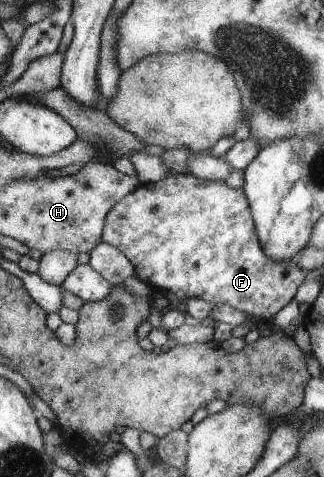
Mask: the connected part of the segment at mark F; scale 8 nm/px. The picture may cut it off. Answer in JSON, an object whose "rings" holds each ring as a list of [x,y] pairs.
{"rings":[[[183,173],[176,175],[169,175],[164,179],[158,180],[154,183],[141,184],[129,194],[123,196],[119,202],[115,203],[110,208],[110,212],[106,215],[105,226],[102,228],[101,242],[107,243],[118,248],[130,260],[131,266],[135,272],[134,276],[143,281],[149,289],[153,292],[159,292],[165,297],[169,303],[179,301],[185,302],[186,298],[201,298],[205,302],[210,302],[212,305],[221,303],[229,305],[231,308],[236,308],[239,312],[244,312],[249,316],[255,318],[267,319],[275,316],[277,312],[281,311],[283,307],[293,298],[297,291],[298,286],[303,282],[306,272],[301,270],[295,260],[285,259],[282,261],[271,260],[258,240],[257,232],[254,228],[253,217],[250,213],[249,201],[247,200],[246,193],[242,188],[234,189],[230,185],[225,184],[224,180],[205,180],[193,176],[191,173]]]}

